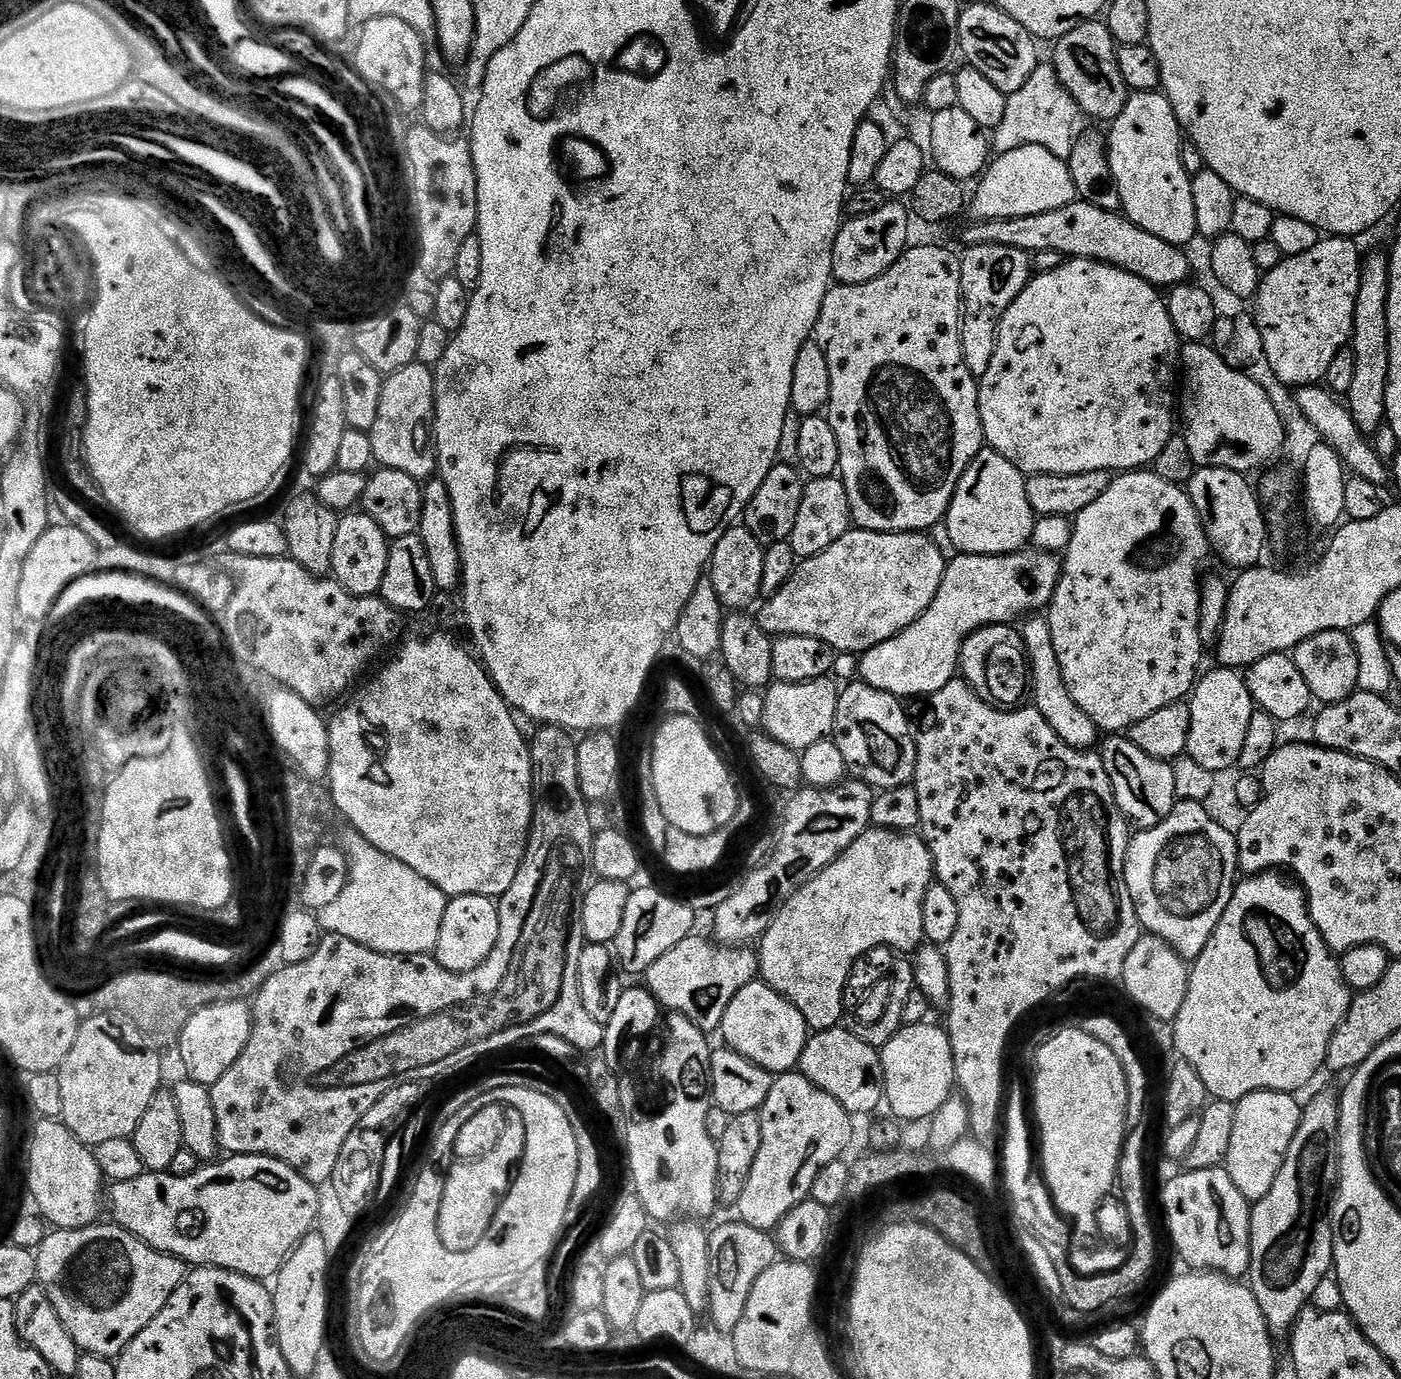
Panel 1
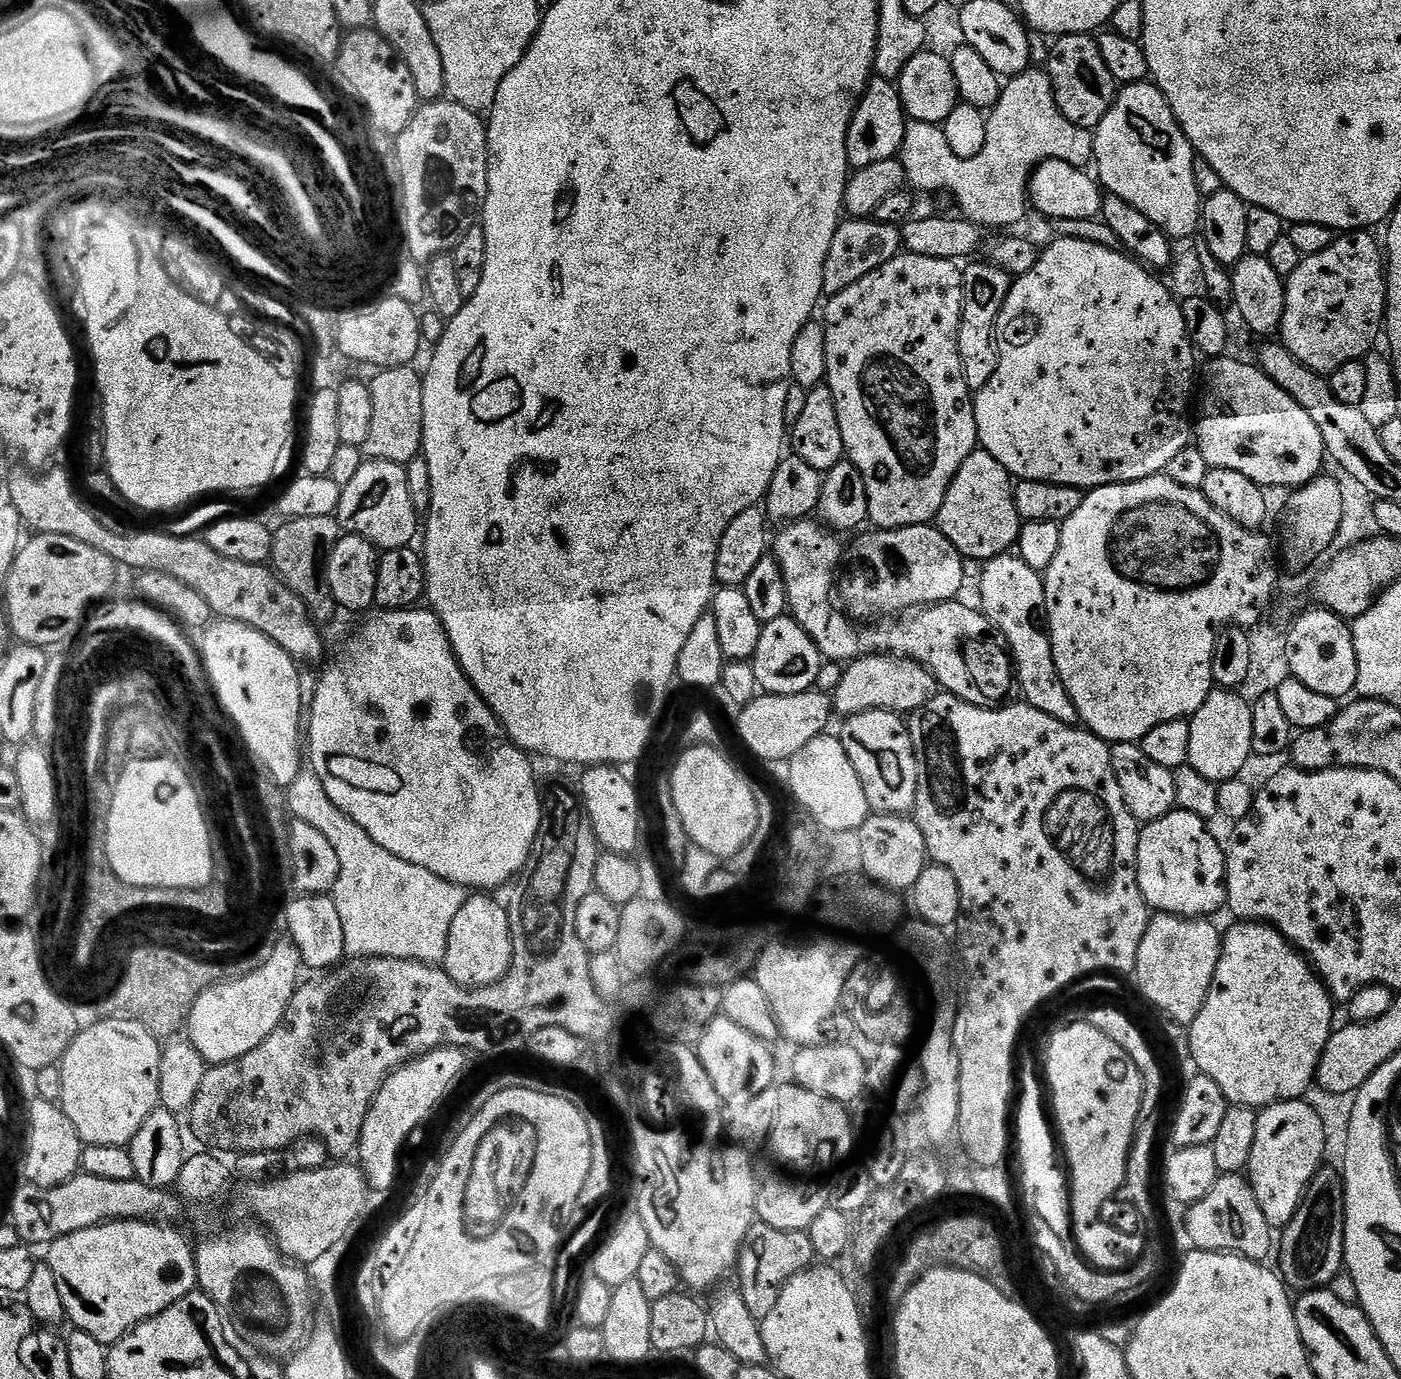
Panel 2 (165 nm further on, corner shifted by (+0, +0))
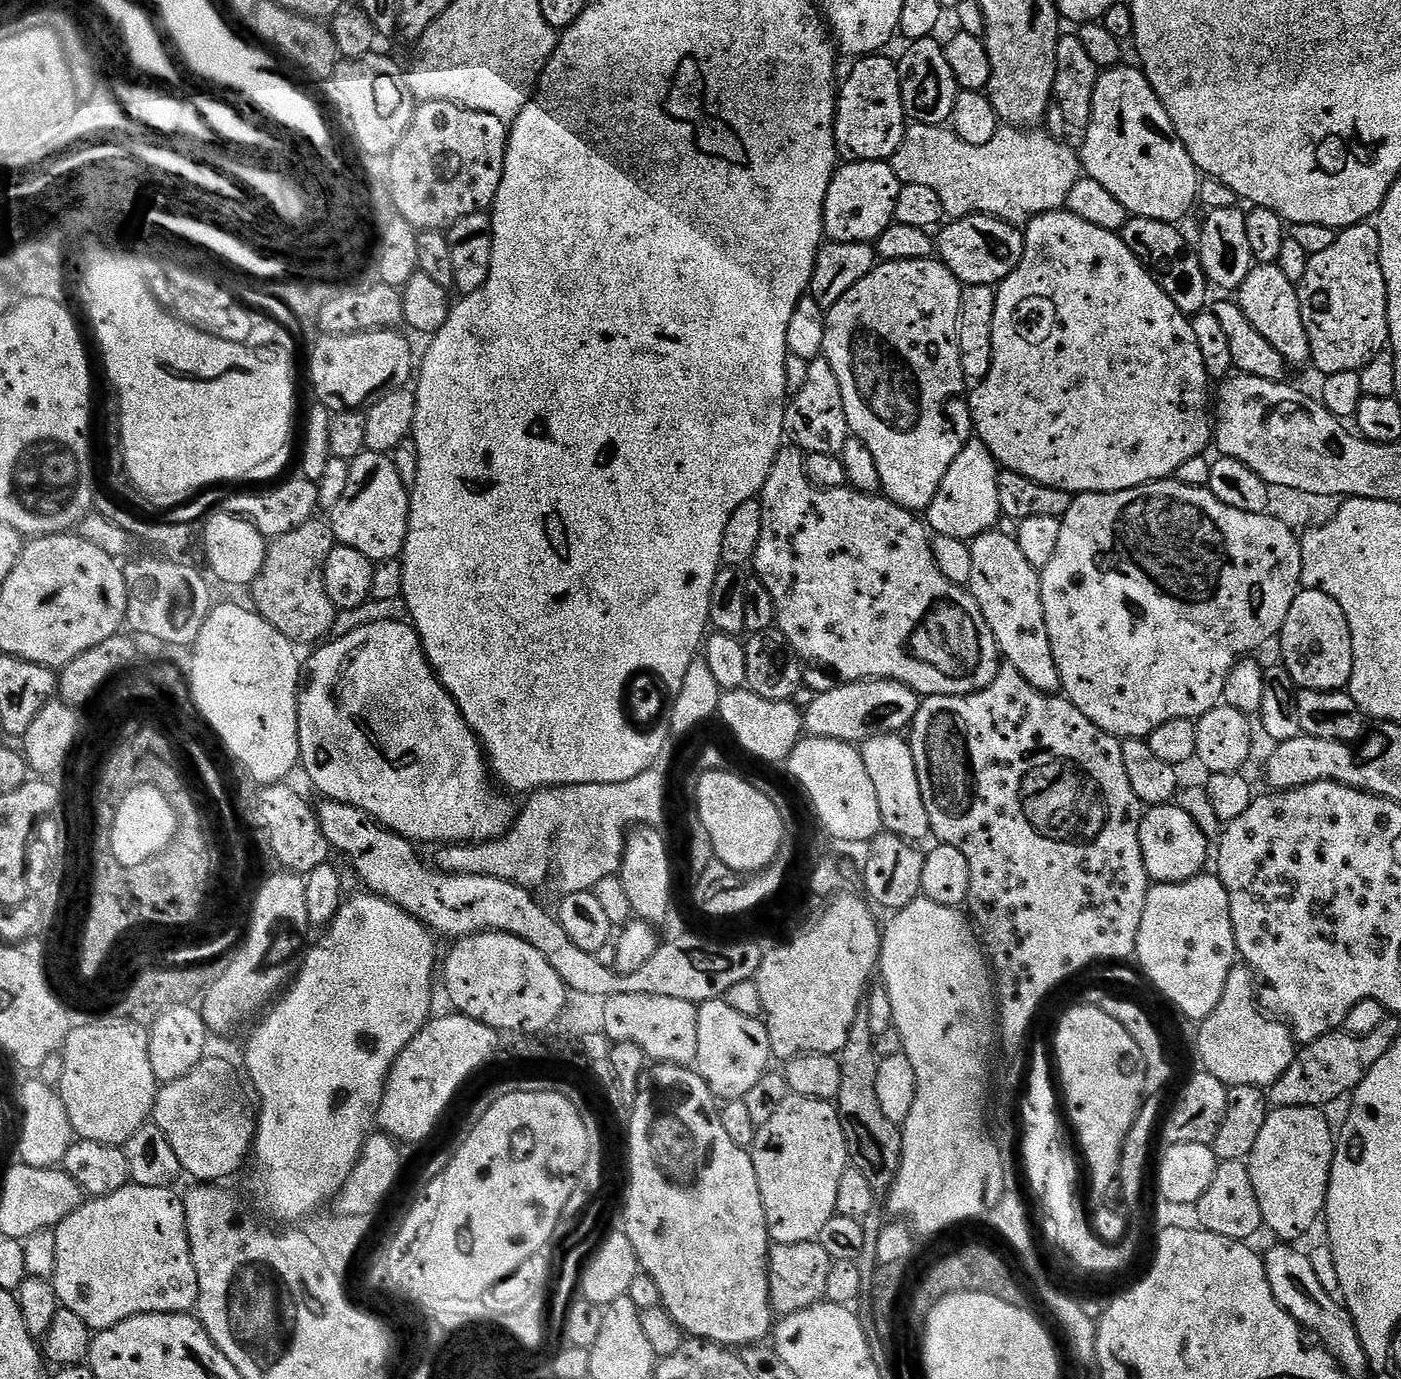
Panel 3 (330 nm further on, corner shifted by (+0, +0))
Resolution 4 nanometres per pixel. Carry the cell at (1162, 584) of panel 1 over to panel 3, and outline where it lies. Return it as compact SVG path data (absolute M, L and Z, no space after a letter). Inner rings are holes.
M1169 478L1121 492L1085 492L1077 495L1060 521L1054 558L1050 558L1040 572L1042 610L1046 614L1046 630L1050 634L1050 646L1054 650L1063 695L1071 704L1078 706L1078 710L1082 710L1094 726L1124 740L1146 738L1158 730L1162 722L1170 722L1174 718L1197 721L1223 701L1226 678L1233 666L1239 660L1256 654L1267 640L1275 641L1279 637L1286 614L1290 614L1290 606L1302 591L1301 578L1302 550L1300 536L1295 531L1263 512L1234 510L1234 506L1226 506L1226 502L1218 499L1207 487L1191 488L1175 478Z

